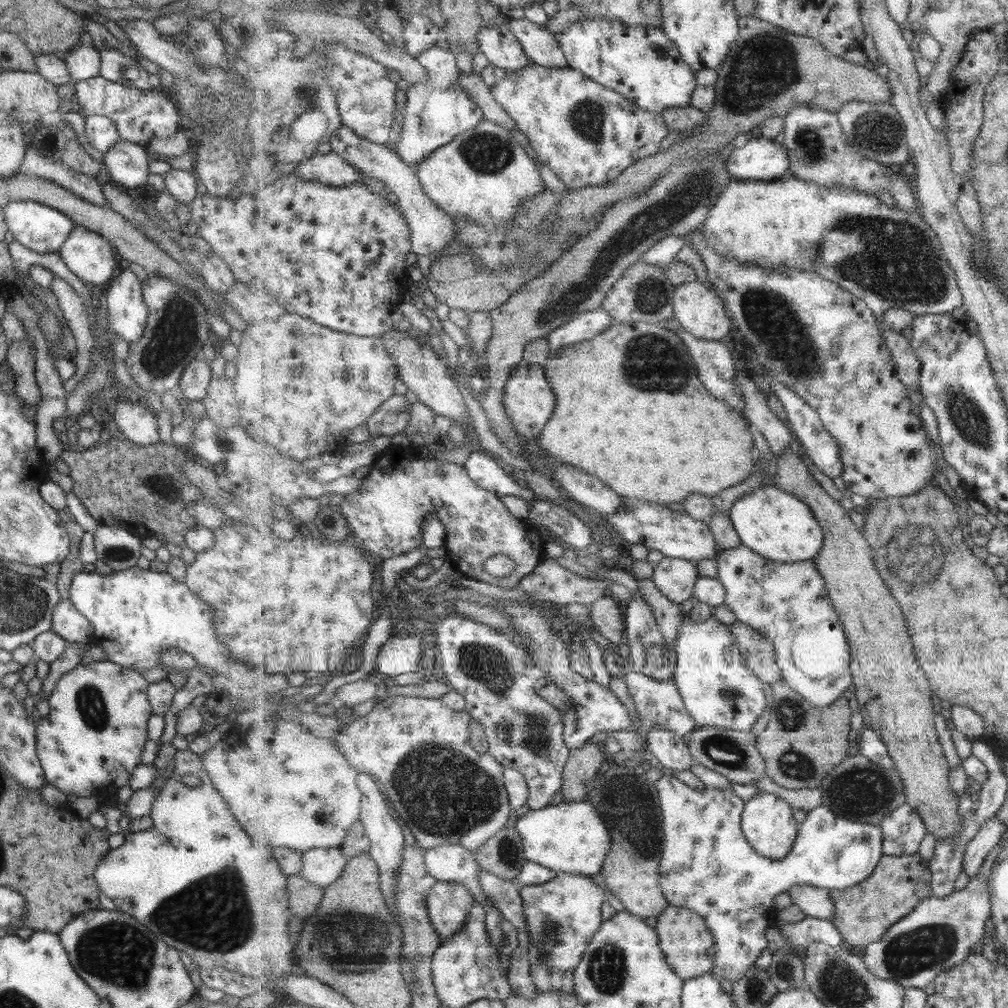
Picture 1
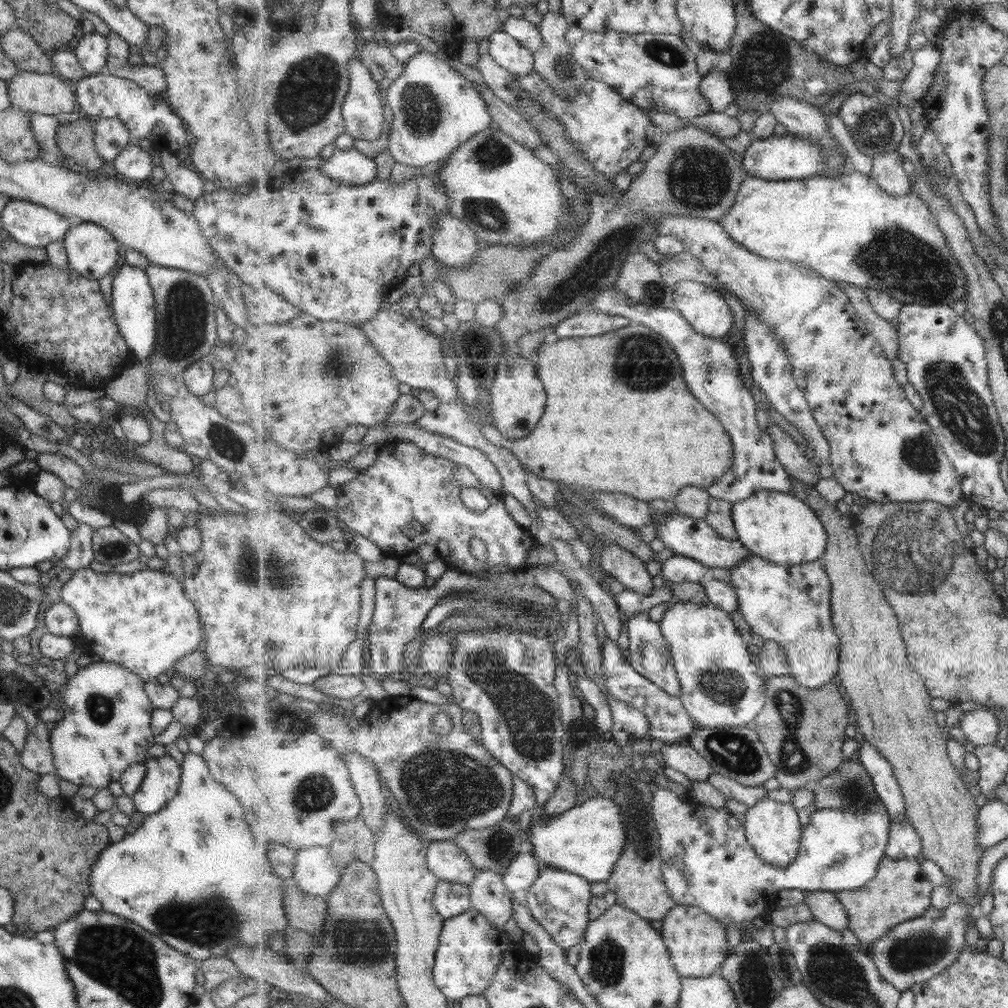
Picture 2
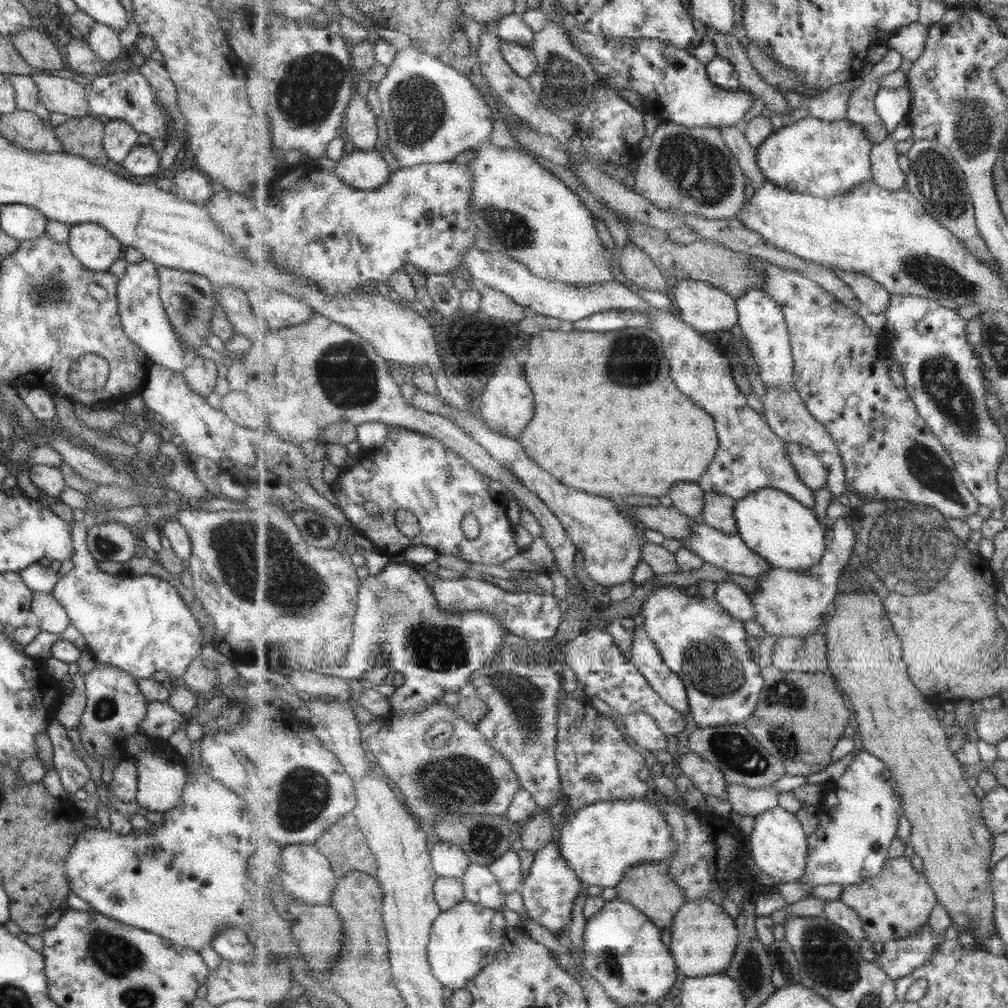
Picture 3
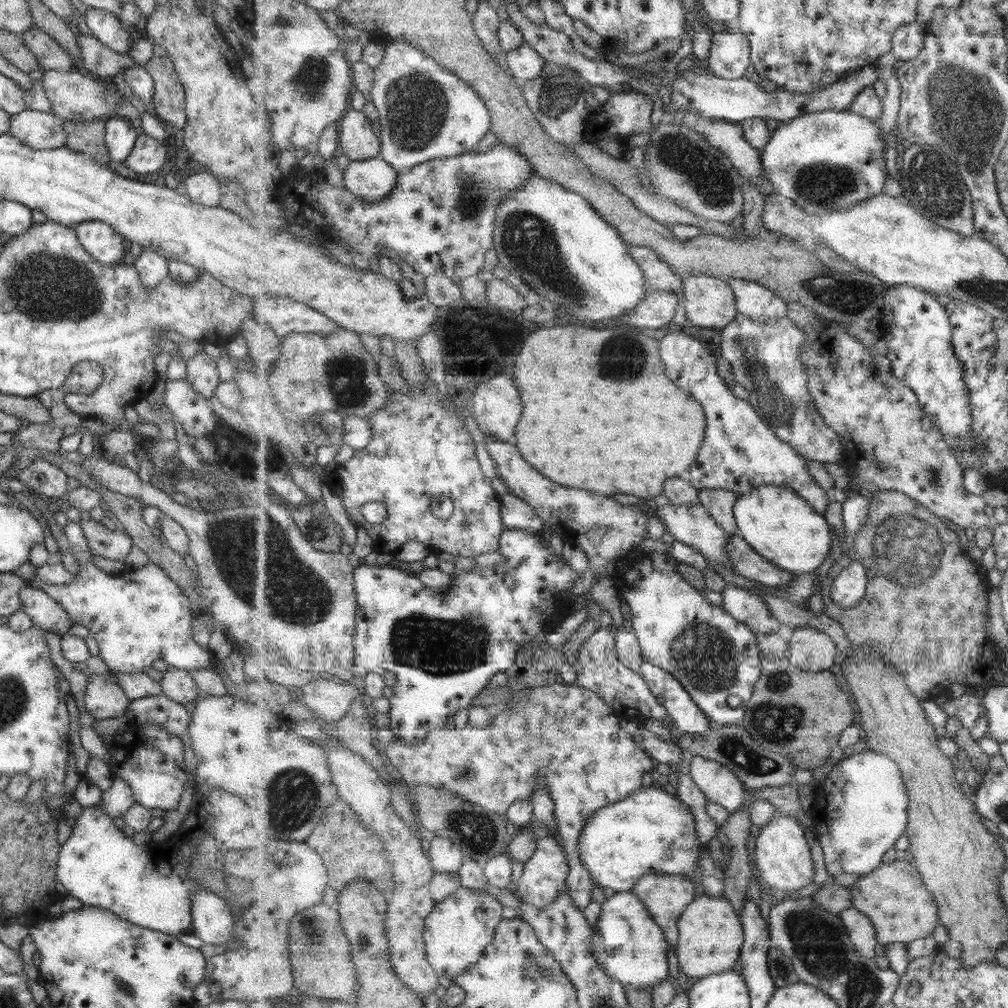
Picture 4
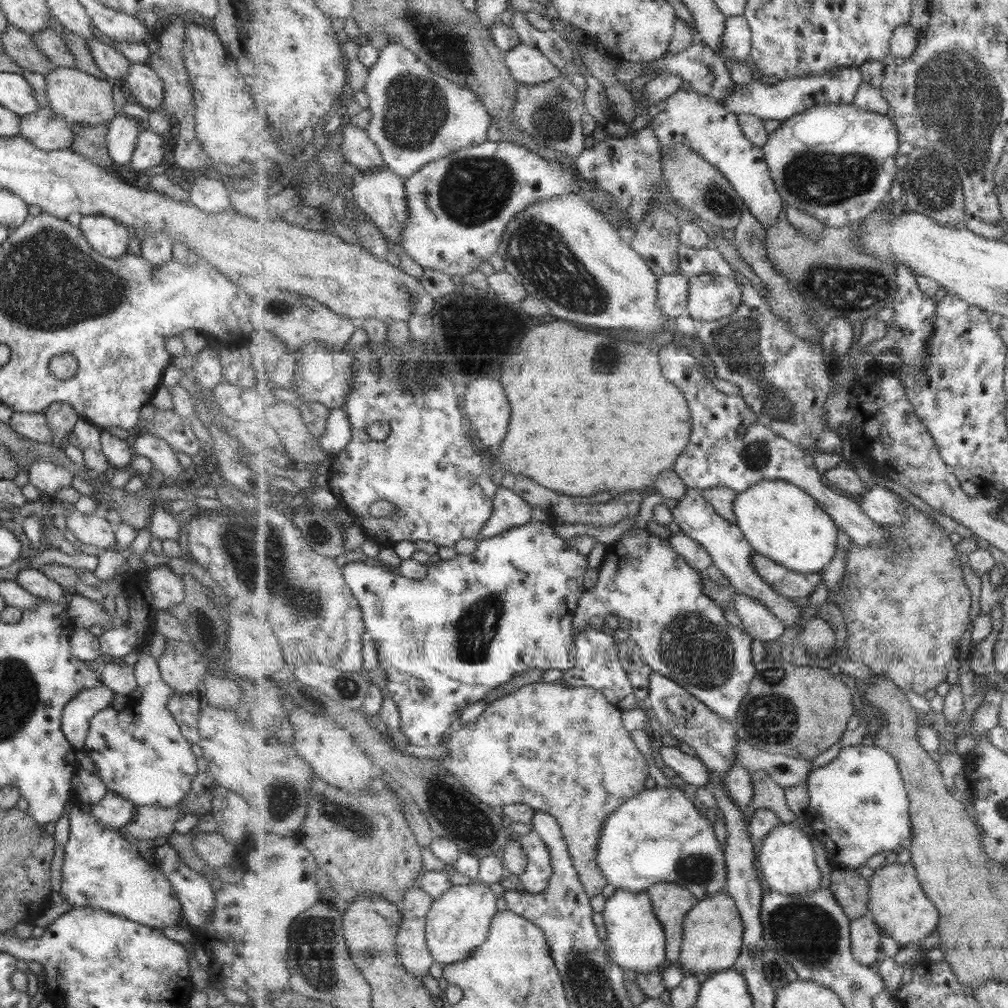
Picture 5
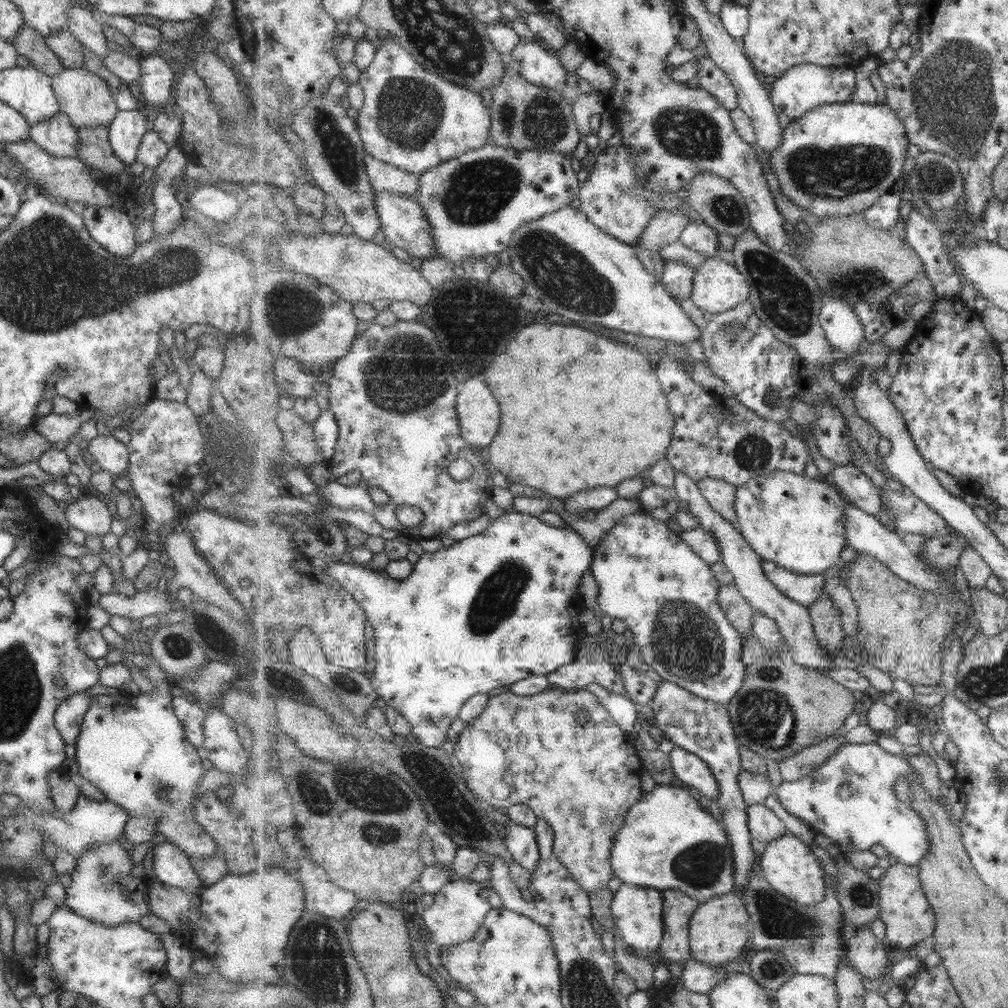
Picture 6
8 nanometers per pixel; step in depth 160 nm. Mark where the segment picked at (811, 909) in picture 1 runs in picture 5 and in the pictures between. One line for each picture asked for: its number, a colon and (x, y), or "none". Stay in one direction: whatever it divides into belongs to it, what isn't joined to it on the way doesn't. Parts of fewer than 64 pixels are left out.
2: (827, 908)
3: (839, 912)
4: (863, 934)
5: (866, 935)

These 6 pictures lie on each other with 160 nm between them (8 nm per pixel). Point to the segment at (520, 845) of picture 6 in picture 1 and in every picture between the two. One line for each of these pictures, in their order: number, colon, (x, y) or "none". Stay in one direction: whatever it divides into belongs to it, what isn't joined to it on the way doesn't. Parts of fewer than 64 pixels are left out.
1: (563, 915)
2: (559, 900)
3: (549, 892)
4: (545, 874)
5: (536, 878)

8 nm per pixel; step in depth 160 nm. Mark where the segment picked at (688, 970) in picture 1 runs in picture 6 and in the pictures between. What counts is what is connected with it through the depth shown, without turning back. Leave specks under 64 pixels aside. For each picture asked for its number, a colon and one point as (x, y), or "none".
2: (697, 941)
3: (704, 937)
4: (711, 936)
5: (713, 938)
6: (720, 930)

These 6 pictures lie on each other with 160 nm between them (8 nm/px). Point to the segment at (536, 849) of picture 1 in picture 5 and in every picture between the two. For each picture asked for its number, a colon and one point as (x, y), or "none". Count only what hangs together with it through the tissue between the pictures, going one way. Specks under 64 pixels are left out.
2: (587, 840)
3: (601, 842)
4: (655, 834)
5: (663, 836)

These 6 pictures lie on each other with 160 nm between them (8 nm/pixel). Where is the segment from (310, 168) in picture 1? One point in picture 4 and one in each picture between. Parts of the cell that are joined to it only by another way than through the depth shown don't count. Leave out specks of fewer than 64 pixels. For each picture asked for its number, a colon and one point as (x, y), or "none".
2: (351, 167)
3: (366, 170)
4: (372, 180)

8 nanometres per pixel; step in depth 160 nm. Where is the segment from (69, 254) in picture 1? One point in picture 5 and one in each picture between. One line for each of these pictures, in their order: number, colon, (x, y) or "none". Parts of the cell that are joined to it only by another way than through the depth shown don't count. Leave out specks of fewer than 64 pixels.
2: (91, 252)
3: (94, 247)
4: (102, 242)
5: (106, 236)

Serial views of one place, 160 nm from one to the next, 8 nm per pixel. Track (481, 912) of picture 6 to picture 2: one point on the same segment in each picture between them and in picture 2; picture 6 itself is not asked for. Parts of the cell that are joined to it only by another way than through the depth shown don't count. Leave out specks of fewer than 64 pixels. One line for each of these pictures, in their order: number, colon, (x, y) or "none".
2: (464, 967)
3: (465, 939)
4: (457, 933)
5: (459, 922)

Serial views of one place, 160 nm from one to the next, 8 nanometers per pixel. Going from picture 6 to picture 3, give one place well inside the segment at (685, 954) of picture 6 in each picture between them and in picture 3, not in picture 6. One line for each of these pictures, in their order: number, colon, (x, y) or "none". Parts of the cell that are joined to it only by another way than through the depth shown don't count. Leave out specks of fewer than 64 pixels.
3: (650, 886)
4: (667, 896)
5: (672, 902)

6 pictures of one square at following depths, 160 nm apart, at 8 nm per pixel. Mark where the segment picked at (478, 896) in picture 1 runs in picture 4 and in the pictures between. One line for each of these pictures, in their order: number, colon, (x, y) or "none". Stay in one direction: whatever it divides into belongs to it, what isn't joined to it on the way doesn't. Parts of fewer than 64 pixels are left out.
2: (447, 859)
3: (450, 860)
4: (446, 856)

